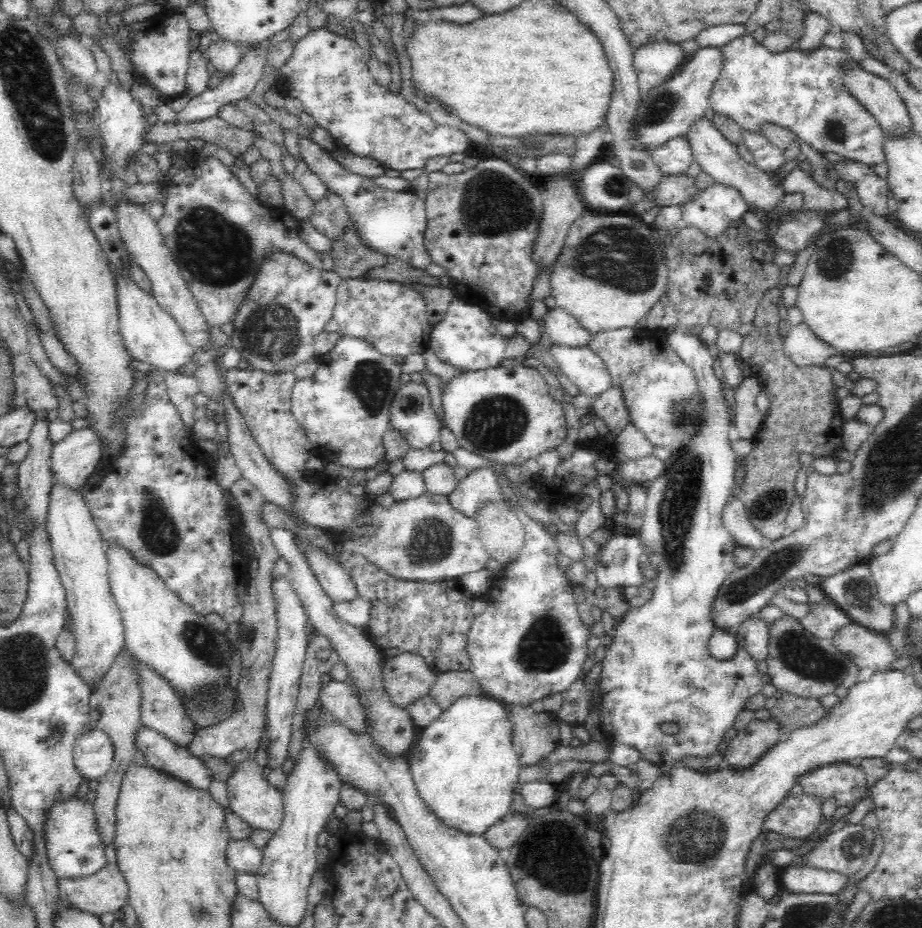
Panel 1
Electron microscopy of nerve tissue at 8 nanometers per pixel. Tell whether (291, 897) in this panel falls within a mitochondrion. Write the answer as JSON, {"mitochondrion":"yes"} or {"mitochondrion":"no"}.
{"mitochondrion":"no"}

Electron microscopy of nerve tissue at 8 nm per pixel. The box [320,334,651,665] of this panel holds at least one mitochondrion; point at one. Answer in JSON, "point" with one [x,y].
{"point":[496,423]}

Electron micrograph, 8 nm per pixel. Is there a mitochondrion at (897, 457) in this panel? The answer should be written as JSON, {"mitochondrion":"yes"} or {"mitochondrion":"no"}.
{"mitochondrion":"yes"}

